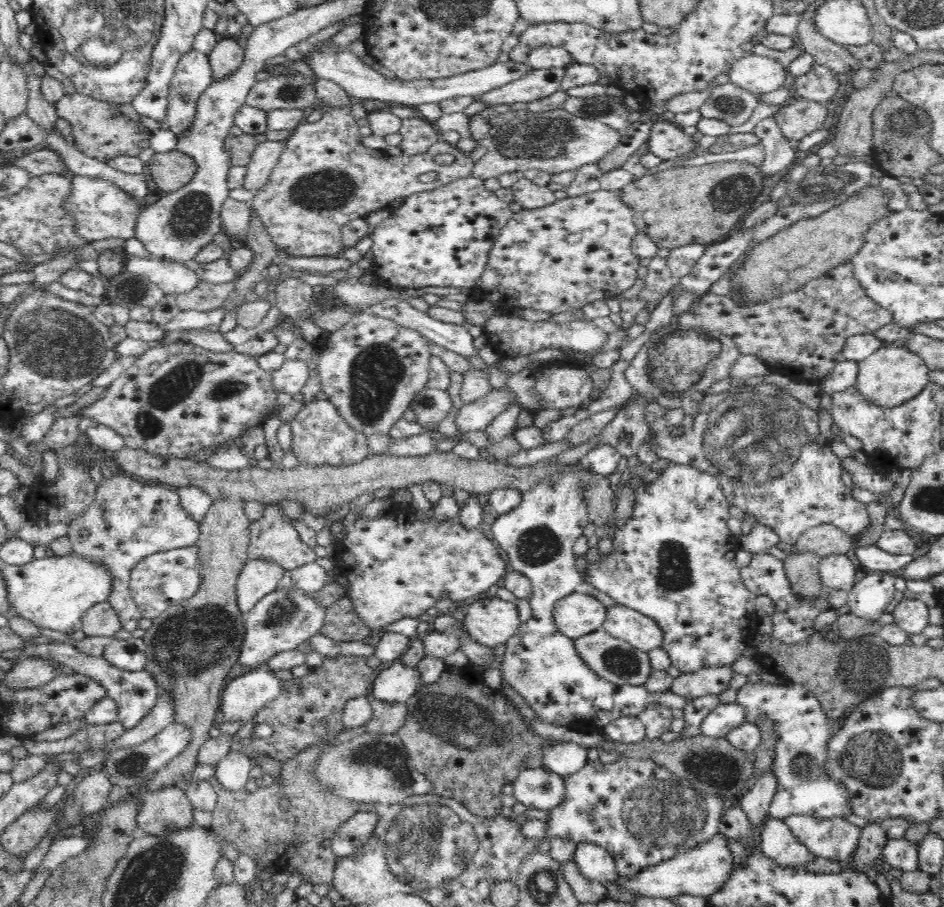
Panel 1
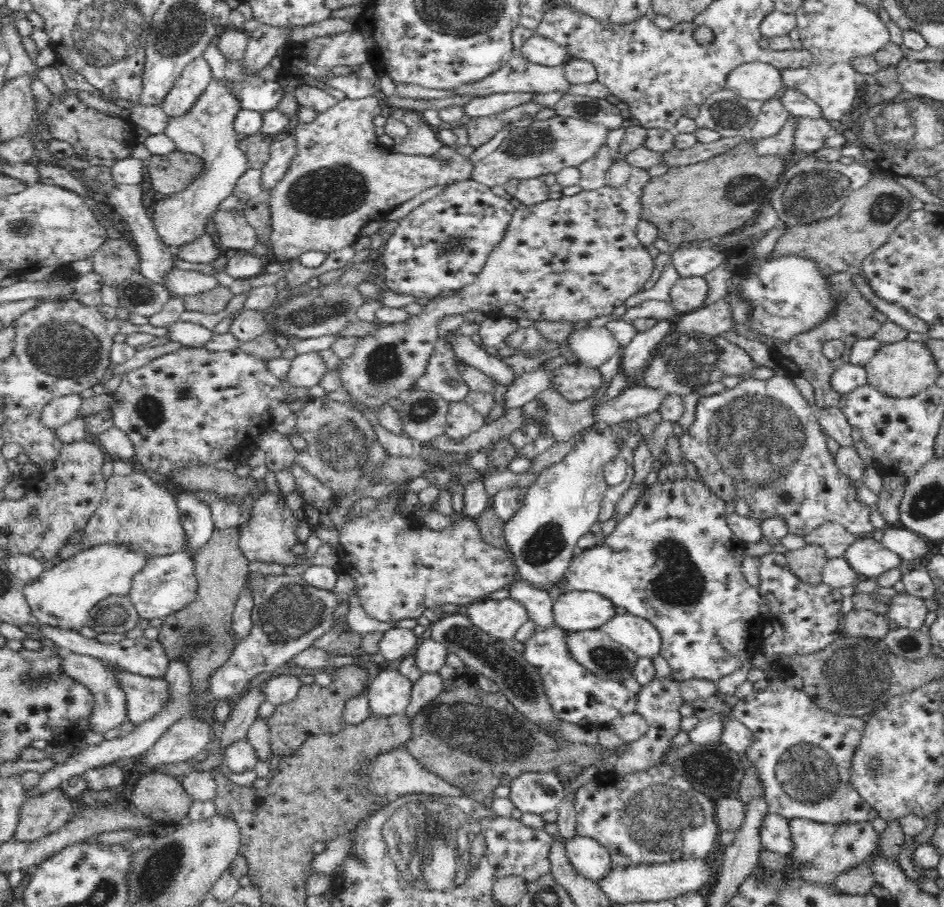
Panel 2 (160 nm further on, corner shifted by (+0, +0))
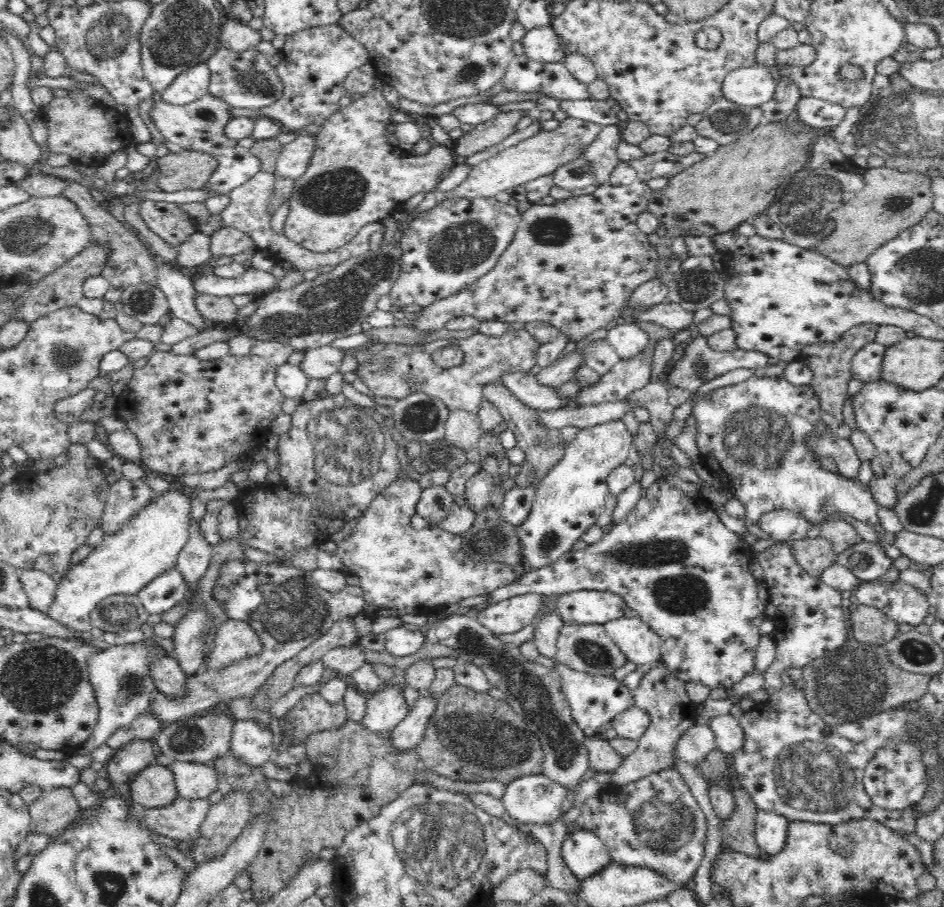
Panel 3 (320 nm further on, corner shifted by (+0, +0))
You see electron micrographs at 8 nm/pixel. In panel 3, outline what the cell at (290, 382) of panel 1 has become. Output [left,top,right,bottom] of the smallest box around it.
[300,344,346,380]

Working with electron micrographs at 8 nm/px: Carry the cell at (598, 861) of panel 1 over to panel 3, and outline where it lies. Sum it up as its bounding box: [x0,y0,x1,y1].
[562,830,612,880]

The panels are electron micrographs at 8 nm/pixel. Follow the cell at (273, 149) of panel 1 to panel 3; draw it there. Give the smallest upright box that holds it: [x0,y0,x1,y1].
[273,132,314,178]

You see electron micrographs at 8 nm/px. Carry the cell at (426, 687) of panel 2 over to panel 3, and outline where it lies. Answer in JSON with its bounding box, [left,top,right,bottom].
[391,689,437,751]

